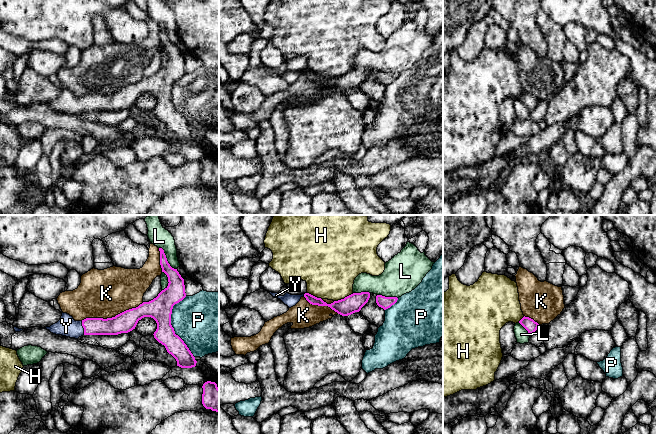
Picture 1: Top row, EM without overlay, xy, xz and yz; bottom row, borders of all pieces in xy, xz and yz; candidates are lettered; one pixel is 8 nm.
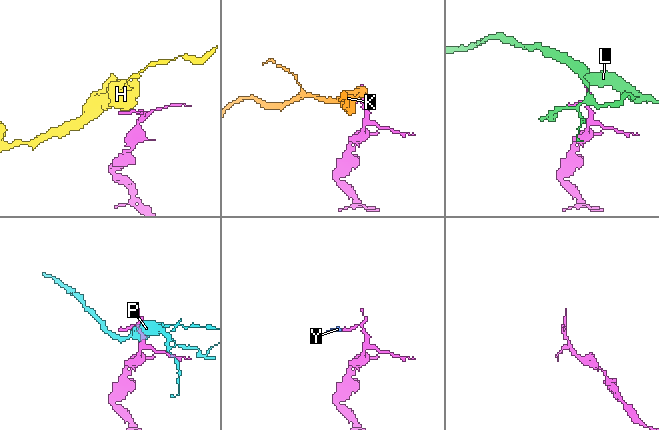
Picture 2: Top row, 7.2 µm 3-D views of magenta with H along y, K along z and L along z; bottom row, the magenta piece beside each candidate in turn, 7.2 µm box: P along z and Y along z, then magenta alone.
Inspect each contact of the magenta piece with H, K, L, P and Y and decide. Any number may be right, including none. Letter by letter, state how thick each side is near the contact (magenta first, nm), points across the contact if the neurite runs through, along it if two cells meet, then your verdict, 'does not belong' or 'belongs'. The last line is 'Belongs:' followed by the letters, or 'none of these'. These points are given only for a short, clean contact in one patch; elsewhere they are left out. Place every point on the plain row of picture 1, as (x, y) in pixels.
H: 150/420 nm | does not belong
K: 160/380 nm | does not belong
L: 140/160 nm | does not belong
P: 190/420 nm | does not belong
Y: 140/160 nm | across xy (92, 102), (83, 103), (66, 102) | belongs
Belongs: Y

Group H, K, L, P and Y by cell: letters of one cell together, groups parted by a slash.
H / K / L / P / Y

